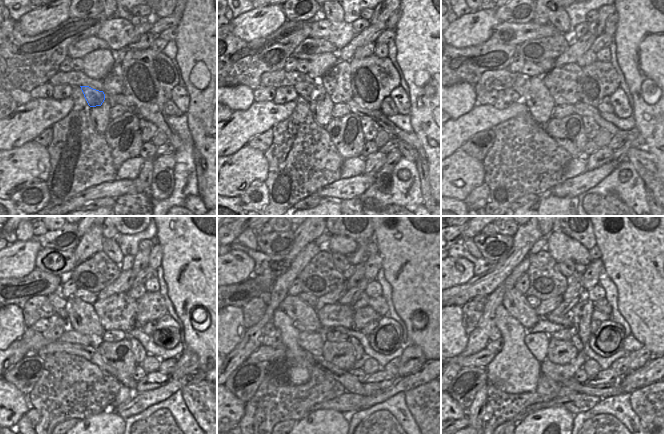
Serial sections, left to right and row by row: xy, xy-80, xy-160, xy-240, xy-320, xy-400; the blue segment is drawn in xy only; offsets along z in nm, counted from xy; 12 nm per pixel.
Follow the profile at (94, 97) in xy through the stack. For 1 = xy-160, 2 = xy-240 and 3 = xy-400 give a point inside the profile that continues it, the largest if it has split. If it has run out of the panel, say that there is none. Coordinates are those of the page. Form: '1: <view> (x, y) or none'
1: xy-160 (522, 84)
2: xy-240 (60, 304)
3: xy-400 (480, 298)

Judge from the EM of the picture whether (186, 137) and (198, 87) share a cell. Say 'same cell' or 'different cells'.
different cells

